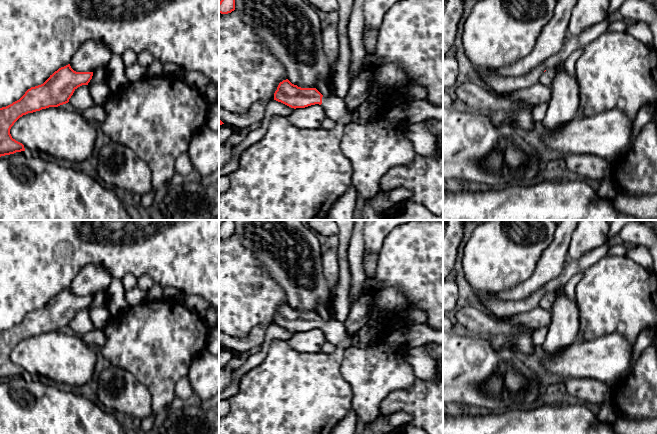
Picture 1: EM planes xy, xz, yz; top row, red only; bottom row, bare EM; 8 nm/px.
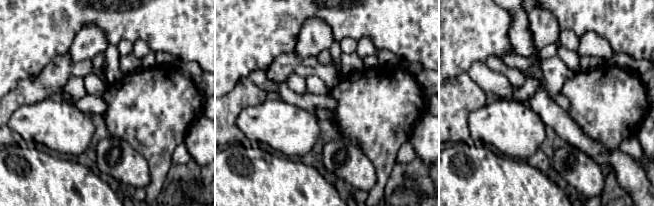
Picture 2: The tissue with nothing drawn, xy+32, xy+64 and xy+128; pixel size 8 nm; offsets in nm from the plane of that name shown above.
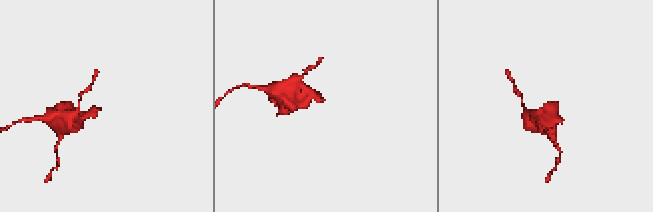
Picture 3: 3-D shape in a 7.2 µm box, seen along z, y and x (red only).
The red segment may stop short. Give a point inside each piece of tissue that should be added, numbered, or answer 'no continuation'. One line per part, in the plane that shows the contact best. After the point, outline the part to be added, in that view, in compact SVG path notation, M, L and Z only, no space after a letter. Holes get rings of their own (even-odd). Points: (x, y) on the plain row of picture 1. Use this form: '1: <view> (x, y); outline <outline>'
1: xz (335, 331); outline M331 318L322 321L322 332L325 334L328 342L335 347L348 348L352 346L352 336L347 335L344 323Z

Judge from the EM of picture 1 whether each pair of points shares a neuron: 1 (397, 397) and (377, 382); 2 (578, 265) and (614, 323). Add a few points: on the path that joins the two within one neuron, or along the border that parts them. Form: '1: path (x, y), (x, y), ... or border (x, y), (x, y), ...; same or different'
1: border (413, 384), (392, 391), (382, 401), (380, 414); different
2: border (602, 257), (582, 271); different

